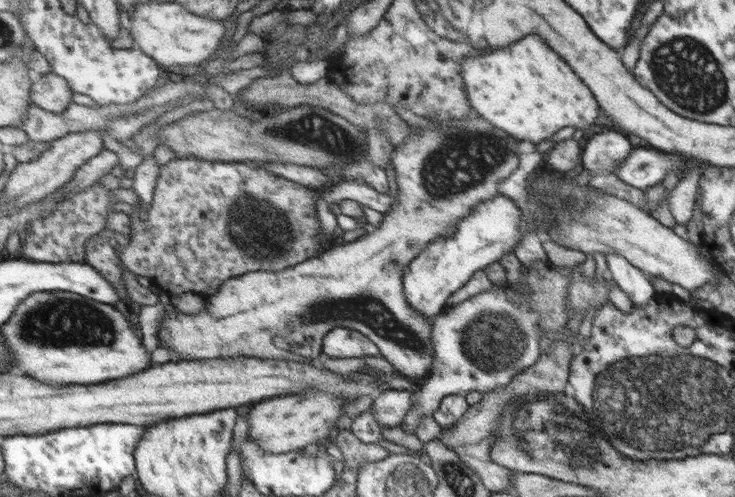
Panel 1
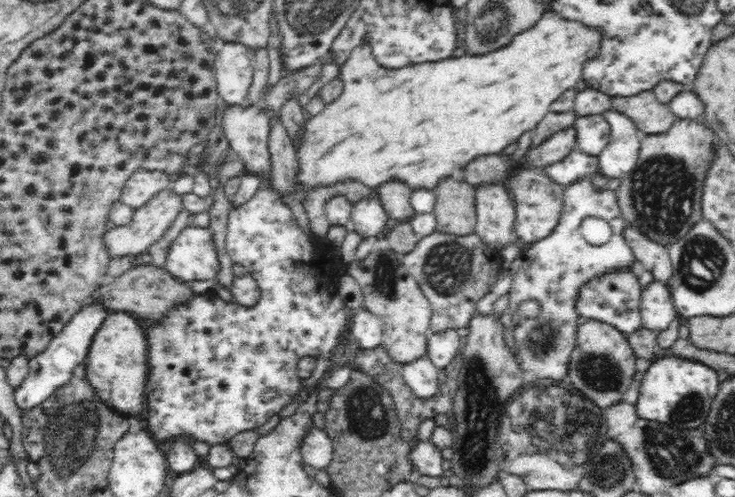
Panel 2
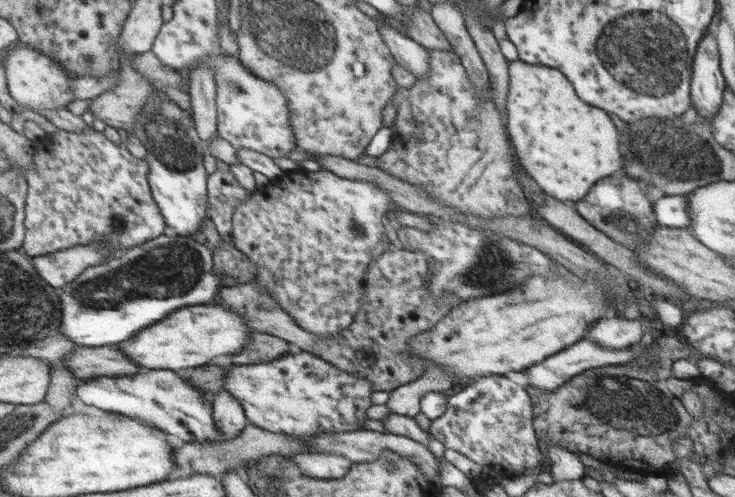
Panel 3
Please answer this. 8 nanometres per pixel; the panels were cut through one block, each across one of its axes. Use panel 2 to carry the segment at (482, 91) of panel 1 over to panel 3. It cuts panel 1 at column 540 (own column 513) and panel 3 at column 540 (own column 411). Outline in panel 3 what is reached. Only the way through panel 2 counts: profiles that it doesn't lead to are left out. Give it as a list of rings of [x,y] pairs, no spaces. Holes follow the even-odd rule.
[[[519,59],[509,61],[507,88],[505,126],[506,131],[511,130],[510,144],[543,193],[572,203],[585,197],[597,180],[627,166],[621,162],[623,142],[617,146],[619,138],[611,118],[581,102],[561,71]]]

